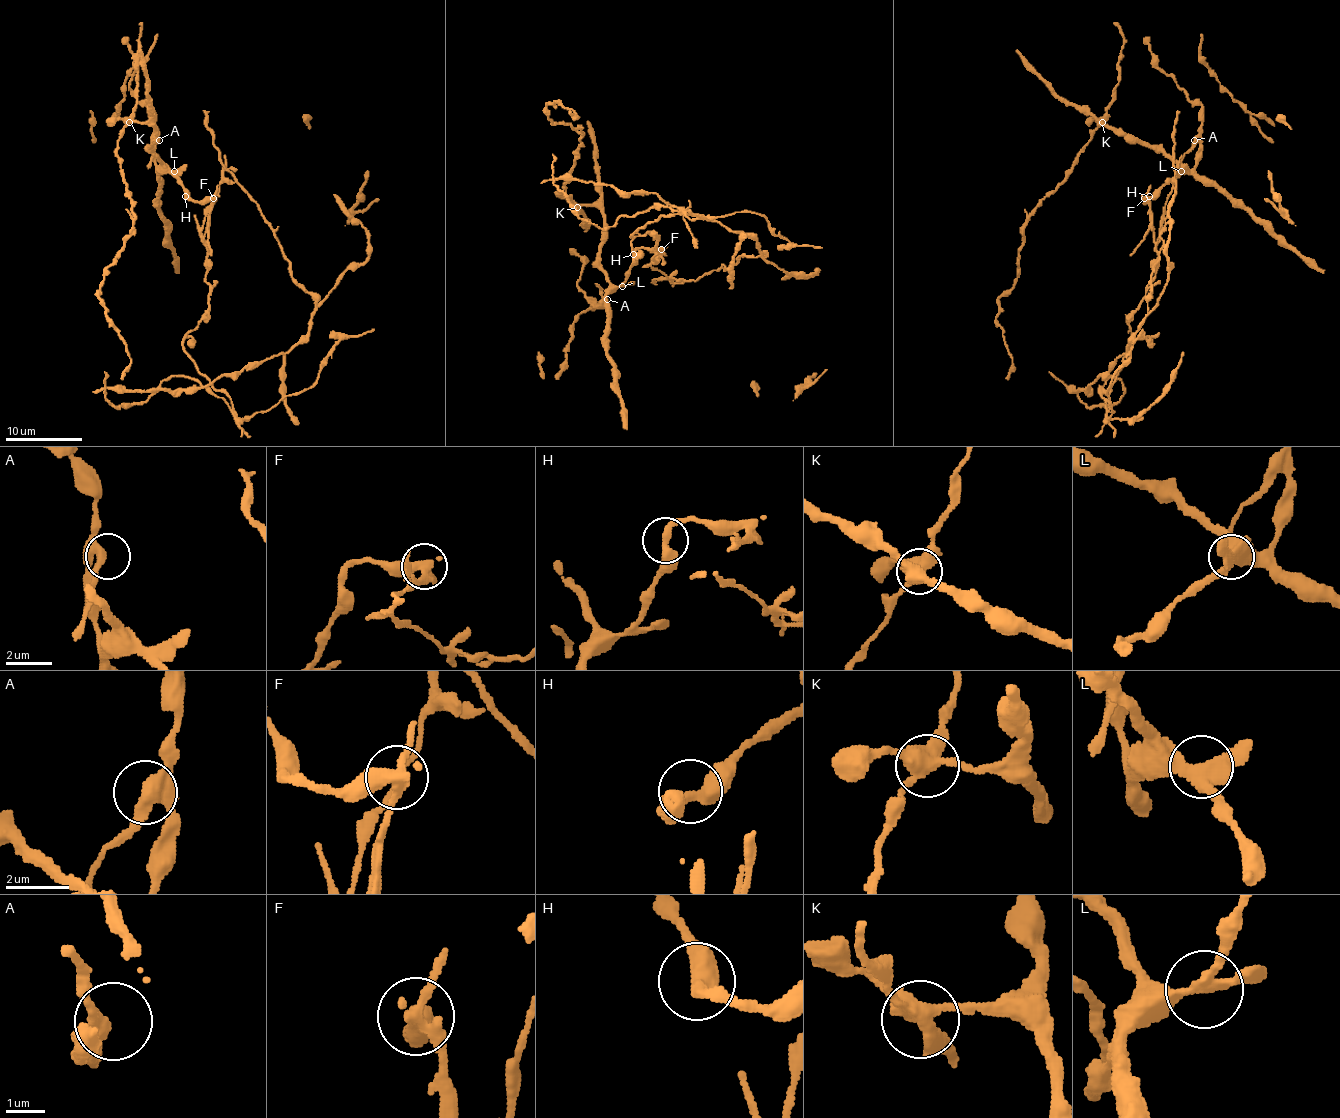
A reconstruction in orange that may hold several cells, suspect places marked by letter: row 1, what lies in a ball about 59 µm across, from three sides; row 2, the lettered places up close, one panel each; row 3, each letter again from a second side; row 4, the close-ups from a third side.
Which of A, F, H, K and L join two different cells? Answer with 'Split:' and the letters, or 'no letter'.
Split: F, K

